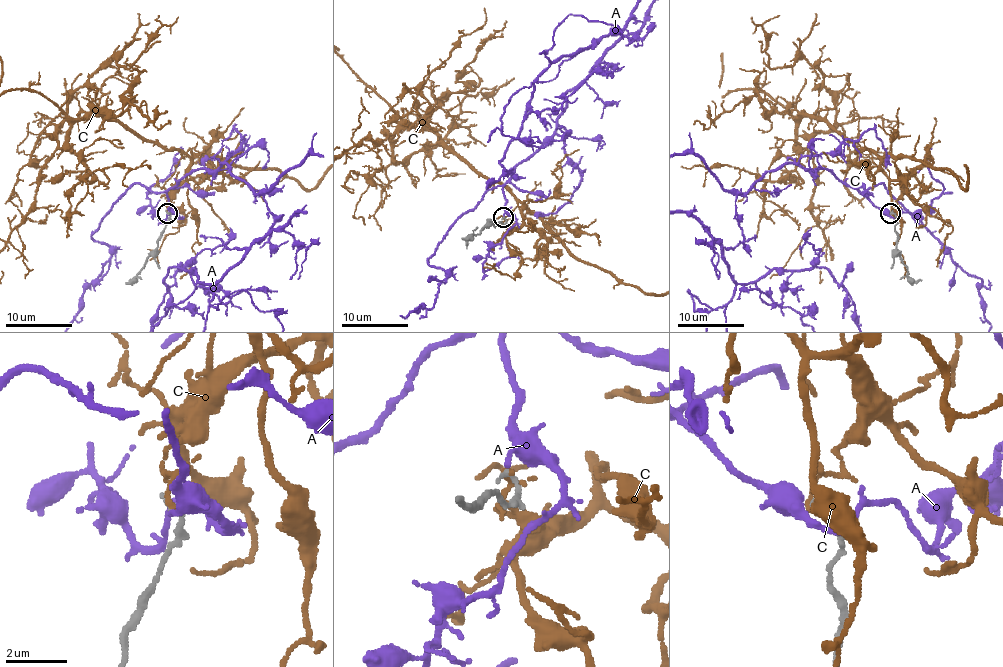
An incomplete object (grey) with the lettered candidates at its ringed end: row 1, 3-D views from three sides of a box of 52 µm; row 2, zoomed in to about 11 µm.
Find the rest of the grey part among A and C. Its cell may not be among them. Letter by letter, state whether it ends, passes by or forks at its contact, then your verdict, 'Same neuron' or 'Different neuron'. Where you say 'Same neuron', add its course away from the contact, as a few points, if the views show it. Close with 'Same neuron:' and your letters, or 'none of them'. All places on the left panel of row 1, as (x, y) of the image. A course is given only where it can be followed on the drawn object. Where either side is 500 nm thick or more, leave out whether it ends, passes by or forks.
A: It ends there. Same neuron
C: It ends there. Different neuron
Same neuron: A

